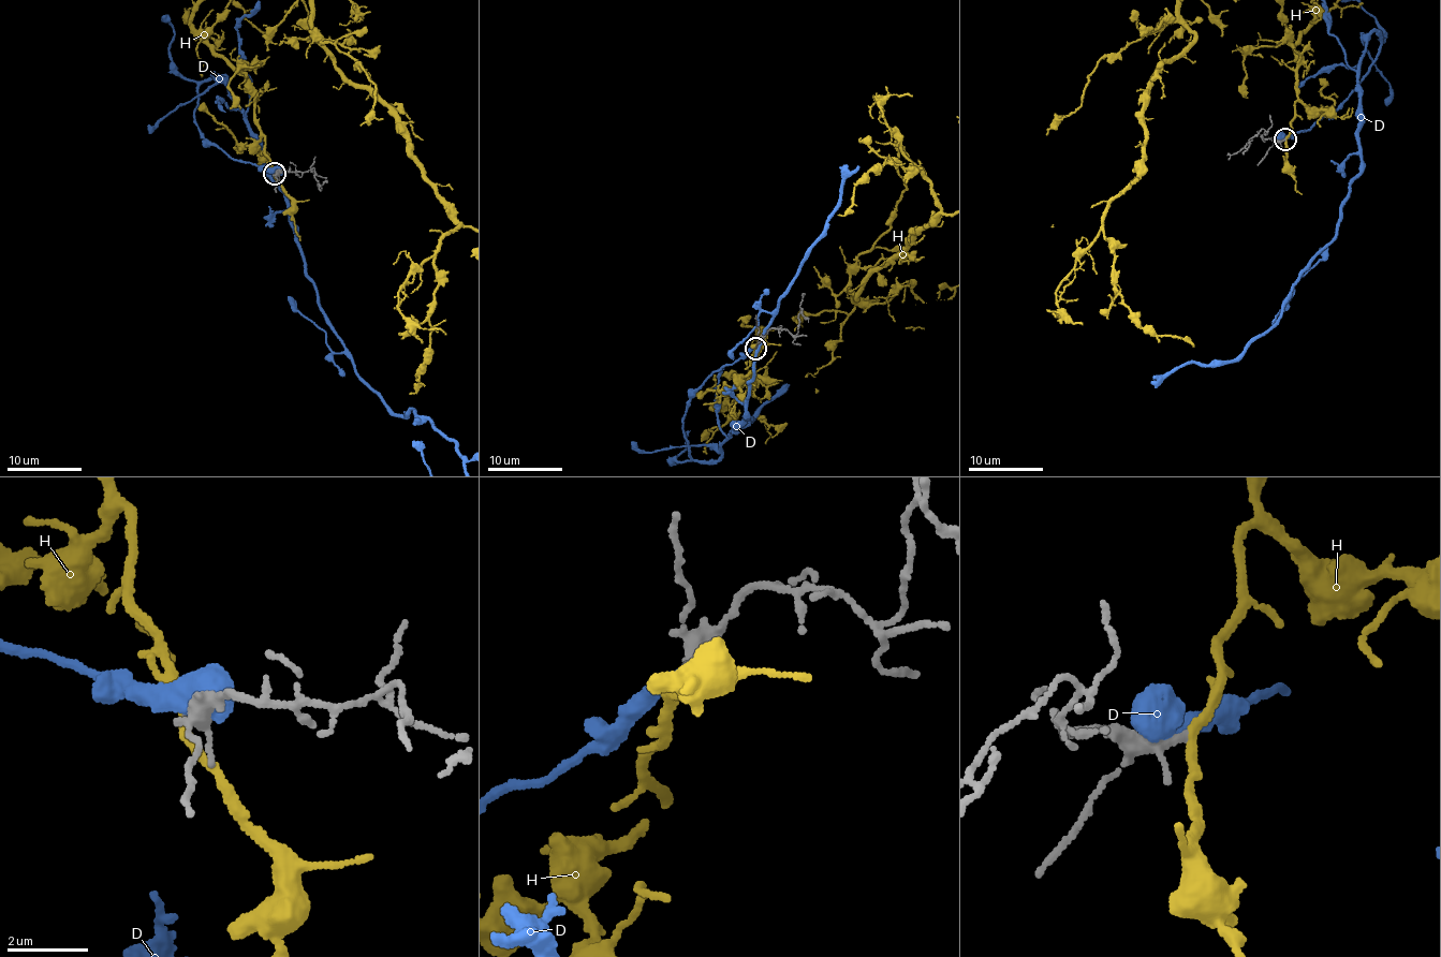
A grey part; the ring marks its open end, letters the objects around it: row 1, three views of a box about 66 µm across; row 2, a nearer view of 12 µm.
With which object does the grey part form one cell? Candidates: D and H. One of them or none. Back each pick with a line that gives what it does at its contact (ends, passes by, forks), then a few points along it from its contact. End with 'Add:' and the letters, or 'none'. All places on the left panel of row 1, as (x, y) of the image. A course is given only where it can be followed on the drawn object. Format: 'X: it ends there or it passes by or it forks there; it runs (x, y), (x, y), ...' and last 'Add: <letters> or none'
Add: none

